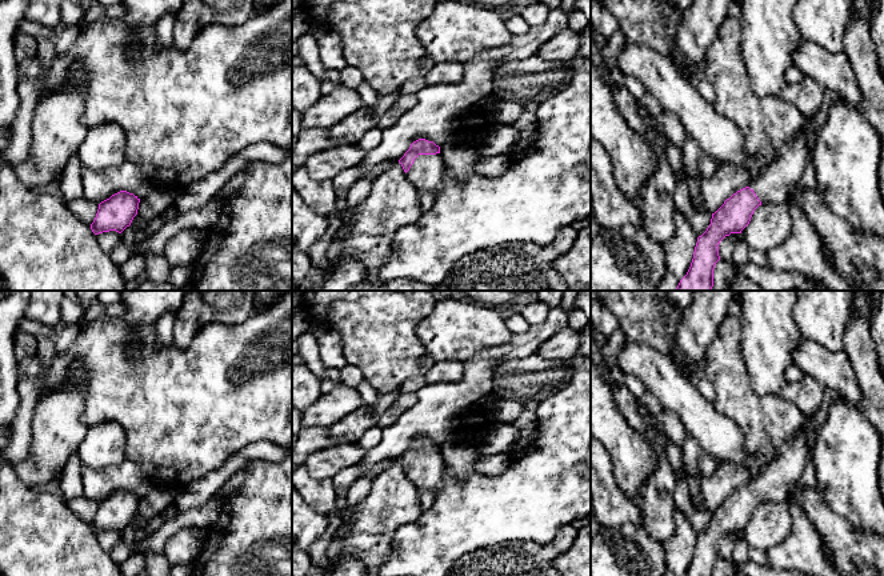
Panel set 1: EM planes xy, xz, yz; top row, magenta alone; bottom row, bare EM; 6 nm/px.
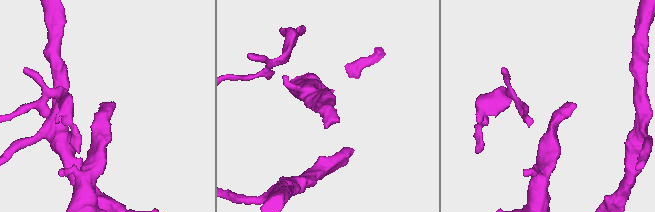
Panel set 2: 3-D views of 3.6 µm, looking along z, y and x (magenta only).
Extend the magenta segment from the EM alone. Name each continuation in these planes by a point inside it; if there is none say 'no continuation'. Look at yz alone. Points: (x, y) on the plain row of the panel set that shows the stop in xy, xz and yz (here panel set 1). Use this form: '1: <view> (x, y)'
1: yz (775, 483)

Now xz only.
1: xz (427, 471)

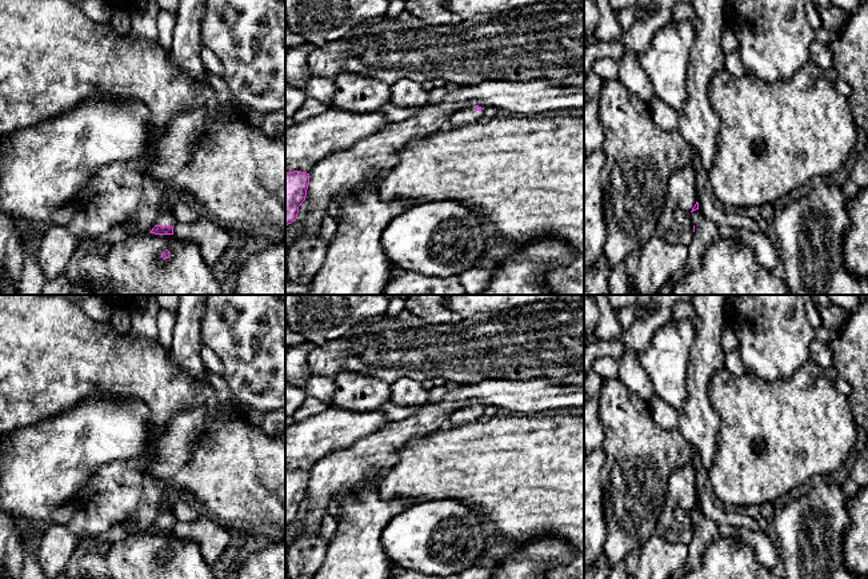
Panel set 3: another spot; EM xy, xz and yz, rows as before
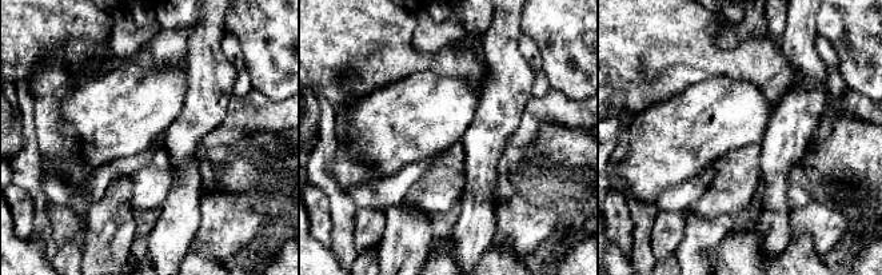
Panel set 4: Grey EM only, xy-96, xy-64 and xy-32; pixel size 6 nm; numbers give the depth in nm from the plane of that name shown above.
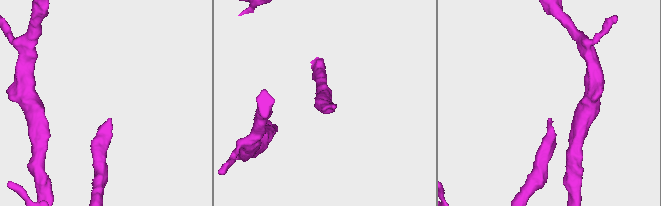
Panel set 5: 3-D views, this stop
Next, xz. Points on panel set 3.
1: xz (468, 415)

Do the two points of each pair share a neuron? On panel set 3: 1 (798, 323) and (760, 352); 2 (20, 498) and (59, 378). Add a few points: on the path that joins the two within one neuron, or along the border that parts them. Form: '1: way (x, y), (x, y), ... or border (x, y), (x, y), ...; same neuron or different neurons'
1: way (788, 326), (770, 343); same neuron
2: border (75, 406), (16, 430); different neurons

